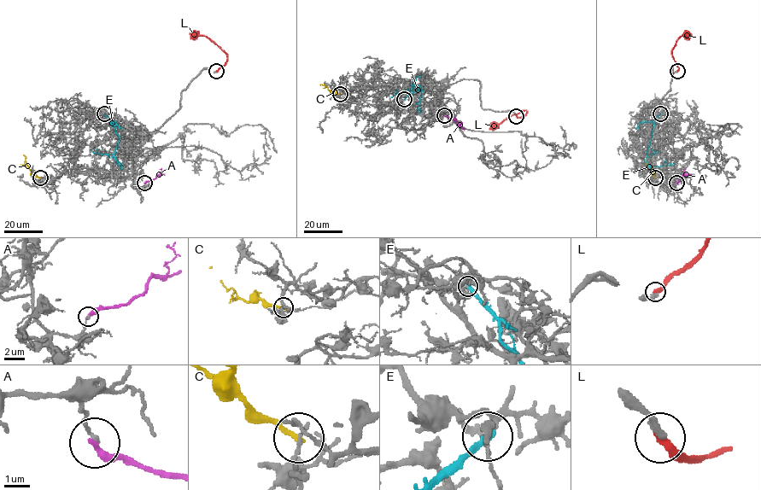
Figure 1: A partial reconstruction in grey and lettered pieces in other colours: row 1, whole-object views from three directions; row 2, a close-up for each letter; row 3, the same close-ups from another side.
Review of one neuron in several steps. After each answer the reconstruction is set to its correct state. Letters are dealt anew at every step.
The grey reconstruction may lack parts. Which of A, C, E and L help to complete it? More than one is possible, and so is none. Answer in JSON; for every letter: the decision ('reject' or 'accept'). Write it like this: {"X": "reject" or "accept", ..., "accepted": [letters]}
{"A": "reject", "C": "reject", "E": "reject", "L": "reject", "accepted": []}

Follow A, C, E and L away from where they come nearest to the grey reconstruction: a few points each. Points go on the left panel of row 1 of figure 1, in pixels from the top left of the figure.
A: (144, 183), (155, 179), (161, 168)
C: (40, 177), (25, 161), (20, 165)
E: (104, 113), (120, 137), (114, 158), (120, 166), (119, 165), (122, 162)
L: (216, 71), (227, 59), (225, 53), (206, 37), (190, 33)

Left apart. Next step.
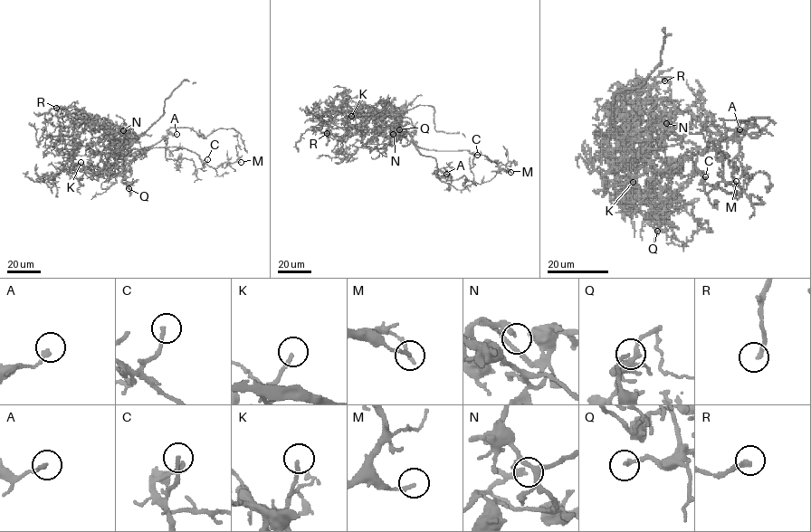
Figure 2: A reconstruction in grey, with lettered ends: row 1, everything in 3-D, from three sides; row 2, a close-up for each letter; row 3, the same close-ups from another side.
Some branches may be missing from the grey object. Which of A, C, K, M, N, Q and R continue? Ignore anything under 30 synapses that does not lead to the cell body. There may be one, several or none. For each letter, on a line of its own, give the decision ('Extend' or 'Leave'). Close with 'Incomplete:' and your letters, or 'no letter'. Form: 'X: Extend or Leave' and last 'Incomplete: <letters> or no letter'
A: Leave
C: Extend
K: Extend
M: Leave
N: Leave
Q: Leave
R: Extend
Incomplete: C, K, R

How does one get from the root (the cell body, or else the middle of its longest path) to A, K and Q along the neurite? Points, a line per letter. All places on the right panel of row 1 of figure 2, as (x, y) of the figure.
A: (663, 172), (701, 153), (710, 140), (727, 139), (744, 122), (747, 128), (739, 129)
K: (663, 172), (644, 168), (649, 180), (644, 194), (625, 189), (633, 182)
Q: (663, 172), (644, 168), (644, 172), (660, 186), (660, 195), (665, 203), (663, 212), (665, 228), (657, 231)

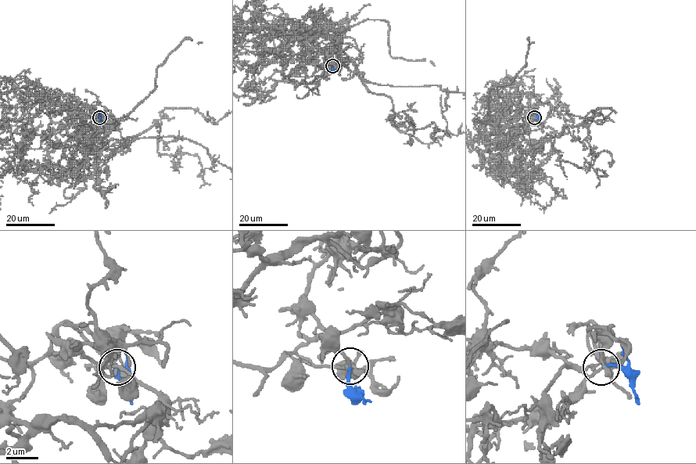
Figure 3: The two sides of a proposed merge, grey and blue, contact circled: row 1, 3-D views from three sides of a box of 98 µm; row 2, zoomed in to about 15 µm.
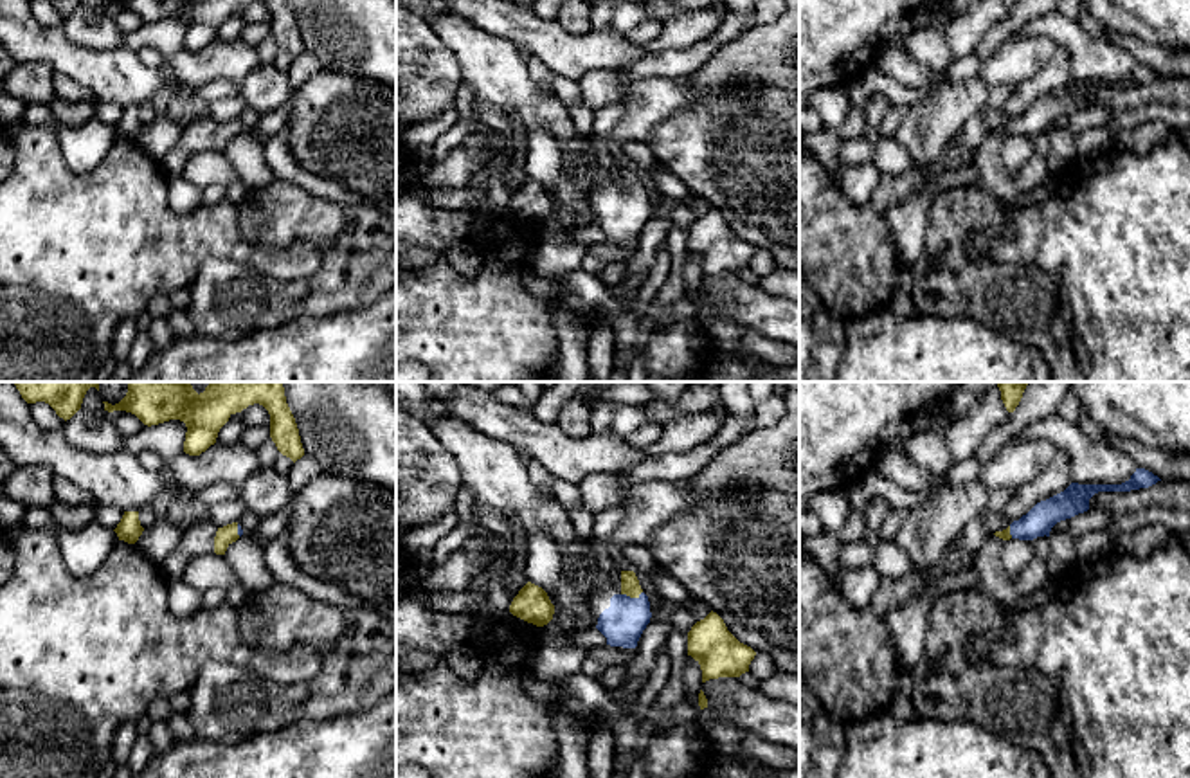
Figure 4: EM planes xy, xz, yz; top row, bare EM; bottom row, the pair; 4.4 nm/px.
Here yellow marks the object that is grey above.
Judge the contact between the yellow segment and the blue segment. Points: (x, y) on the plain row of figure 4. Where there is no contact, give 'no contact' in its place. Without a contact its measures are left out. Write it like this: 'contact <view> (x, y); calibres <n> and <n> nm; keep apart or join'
contact xz (631, 193); calibres 80 and 190 nm; join

